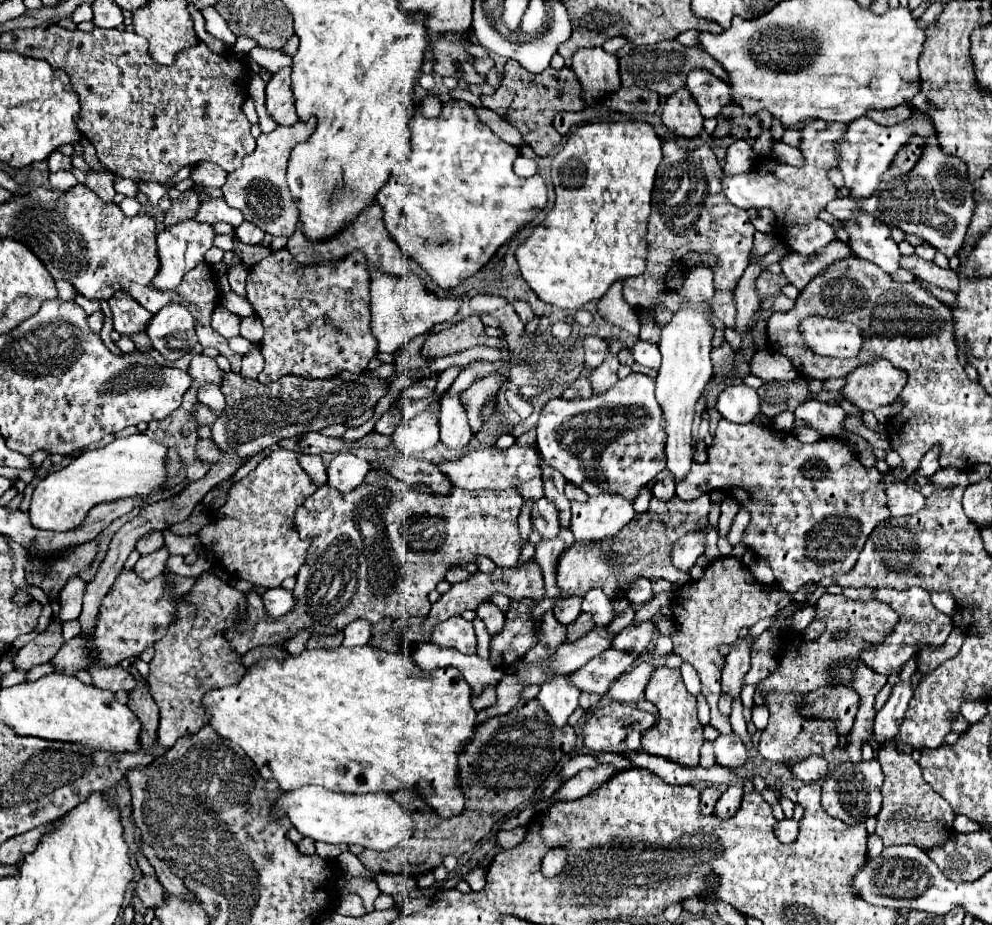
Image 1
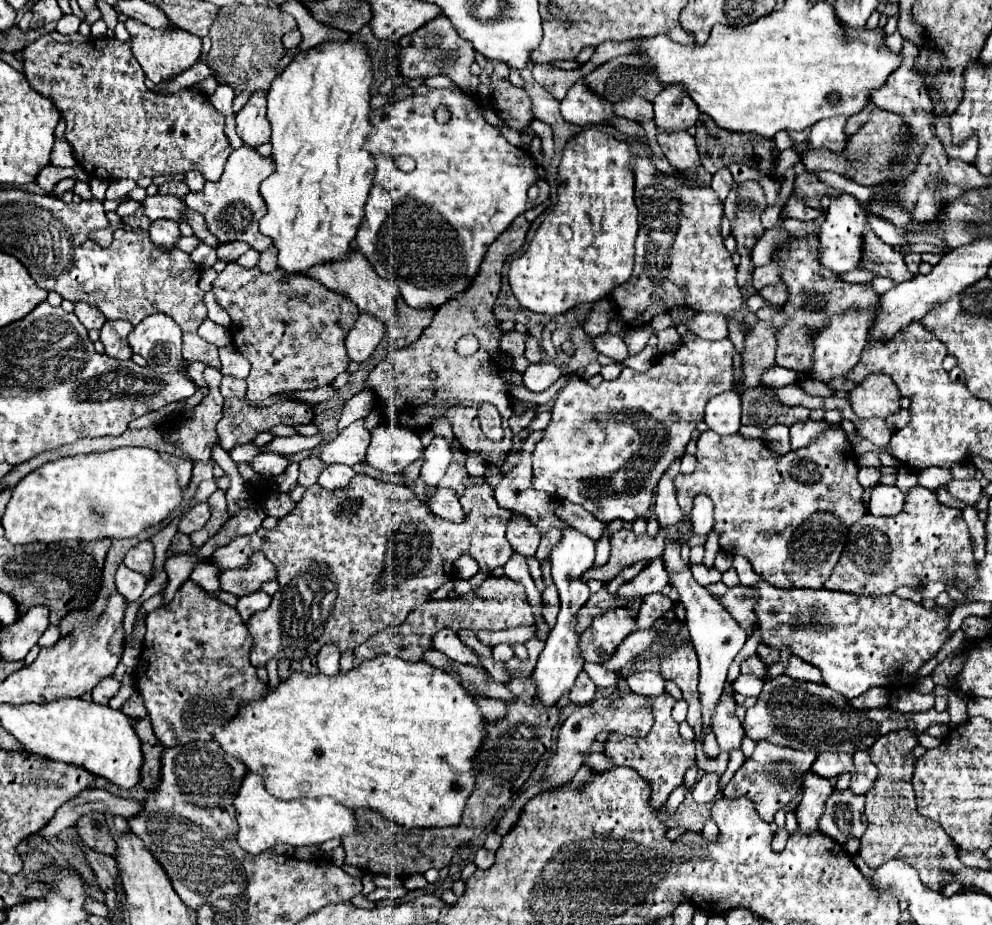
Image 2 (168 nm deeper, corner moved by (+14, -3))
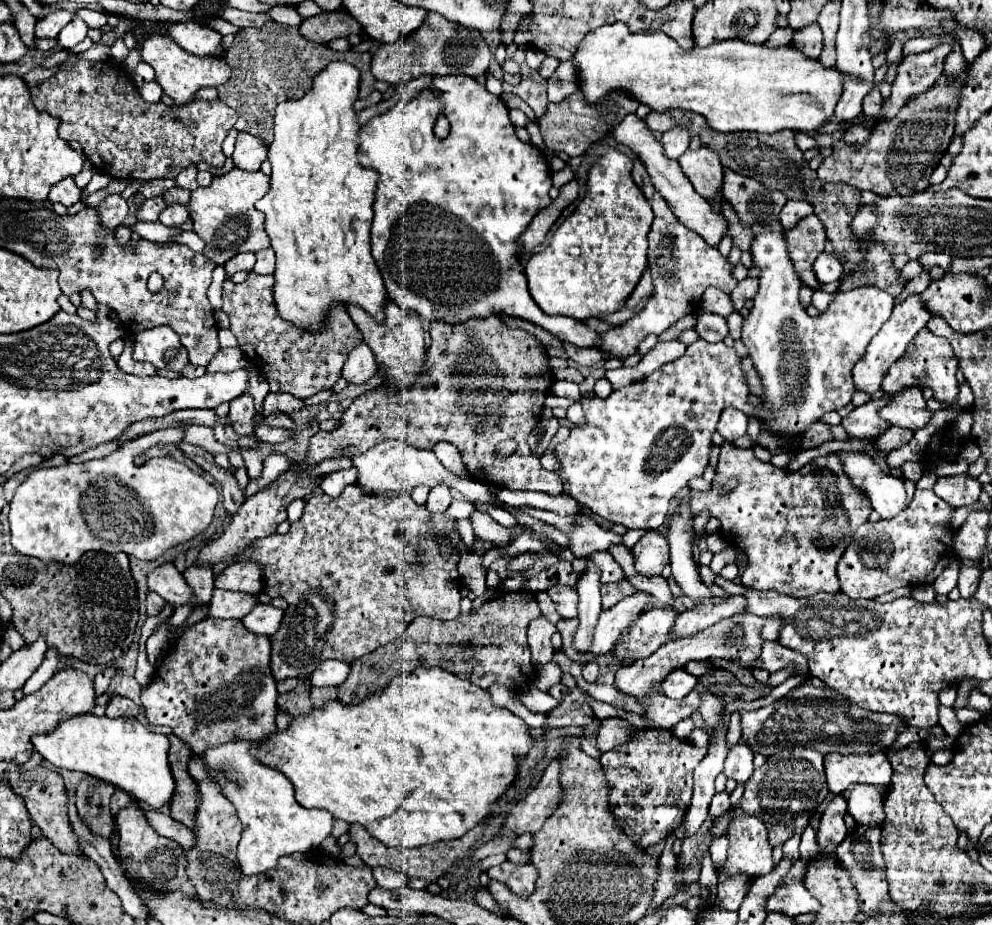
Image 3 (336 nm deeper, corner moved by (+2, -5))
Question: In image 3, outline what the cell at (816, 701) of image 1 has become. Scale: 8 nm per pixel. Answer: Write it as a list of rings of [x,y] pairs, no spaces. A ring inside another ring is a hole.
[[[814,680],[806,682],[800,688],[790,690],[784,698],[758,708],[758,710],[740,710],[742,740],[750,746],[754,754],[774,756],[782,750],[794,746],[814,748],[822,754],[840,752],[840,754],[872,754],[886,752],[900,732],[904,732],[904,722],[892,714],[872,714],[864,708],[848,702],[842,694],[832,688],[812,686]]]

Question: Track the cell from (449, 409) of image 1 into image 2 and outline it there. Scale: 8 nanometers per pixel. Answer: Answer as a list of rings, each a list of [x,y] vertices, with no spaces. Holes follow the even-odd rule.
[[[434,436],[430,446],[424,450],[424,466],[420,472],[420,478],[428,492],[438,486],[440,478],[444,476],[450,460],[452,460],[452,448],[444,436]]]

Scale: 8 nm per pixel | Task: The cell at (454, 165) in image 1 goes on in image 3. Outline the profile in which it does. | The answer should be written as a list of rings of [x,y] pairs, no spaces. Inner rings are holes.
[[[436,76],[428,90],[424,90],[416,98],[412,98],[410,102],[396,104],[386,114],[374,116],[370,122],[366,122],[360,128],[360,144],[358,144],[358,152],[356,152],[356,162],[362,164],[364,168],[376,170],[378,176],[380,176],[378,178],[378,190],[376,190],[376,202],[374,202],[374,220],[372,220],[372,256],[374,256],[374,260],[376,260],[376,264],[378,264],[382,276],[384,276],[388,296],[392,300],[396,300],[402,308],[408,308],[408,310],[416,312],[420,318],[442,320],[442,322],[448,322],[448,324],[460,324],[460,322],[466,322],[470,318],[488,318],[492,314],[498,314],[498,316],[506,314],[506,316],[528,320],[528,322],[544,328],[544,330],[548,330],[550,334],[554,334],[562,342],[570,342],[570,344],[582,346],[582,348],[596,346],[596,342],[598,342],[598,332],[596,330],[592,330],[586,324],[576,322],[574,318],[568,318],[568,316],[544,314],[536,306],[536,302],[532,302],[532,296],[528,294],[526,276],[524,276],[520,256],[518,256],[520,254],[518,238],[528,228],[532,218],[552,202],[550,196],[548,196],[548,192],[552,188],[552,180],[550,180],[550,174],[548,174],[550,168],[548,168],[546,154],[542,150],[538,150],[536,146],[518,140],[518,136],[514,132],[514,124],[508,118],[508,106],[502,102],[500,96],[490,94],[482,84],[478,84],[474,78],[468,78],[468,76]],[[440,114],[444,114],[450,122],[450,134],[444,140],[434,134],[434,124],[436,124]]]

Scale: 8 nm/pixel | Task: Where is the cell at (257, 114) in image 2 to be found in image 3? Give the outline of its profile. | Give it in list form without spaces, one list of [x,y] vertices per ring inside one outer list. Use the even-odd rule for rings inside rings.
[[[240,132],[236,138],[236,148],[232,154],[234,168],[256,172],[260,170],[260,164],[266,160],[266,146],[258,142],[258,138],[252,138],[248,132]]]

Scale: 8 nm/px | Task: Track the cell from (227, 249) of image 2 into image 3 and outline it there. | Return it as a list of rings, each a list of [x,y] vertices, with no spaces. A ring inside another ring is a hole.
[[[252,252],[238,254],[238,256],[234,256],[232,260],[228,260],[228,262],[224,264],[224,270],[228,272],[228,276],[232,276],[232,274],[236,274],[236,272],[242,272],[242,270],[250,272],[252,268],[254,268],[254,254],[252,254]]]

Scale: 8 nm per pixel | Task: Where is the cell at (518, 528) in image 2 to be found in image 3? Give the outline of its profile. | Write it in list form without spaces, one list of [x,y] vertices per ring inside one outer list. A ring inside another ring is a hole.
[[[526,552],[526,554],[520,554],[514,560],[510,560],[506,570],[508,572],[526,572],[526,570],[530,570],[534,566],[534,562],[536,562],[536,554]]]

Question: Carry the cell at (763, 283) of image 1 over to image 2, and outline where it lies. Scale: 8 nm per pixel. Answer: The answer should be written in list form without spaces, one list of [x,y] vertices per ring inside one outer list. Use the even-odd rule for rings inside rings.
[[[784,282],[776,284],[776,286],[764,286],[760,292],[758,292],[762,298],[774,302],[774,304],[784,304],[786,298],[788,298],[788,288]]]

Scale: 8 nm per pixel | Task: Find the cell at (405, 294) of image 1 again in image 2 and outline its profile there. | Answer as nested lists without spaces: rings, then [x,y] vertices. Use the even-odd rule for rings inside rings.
[[[360,312],[360,318],[356,320],[356,324],[346,336],[346,348],[350,360],[364,362],[374,352],[374,348],[382,342],[386,332],[388,326],[380,318],[368,312]]]

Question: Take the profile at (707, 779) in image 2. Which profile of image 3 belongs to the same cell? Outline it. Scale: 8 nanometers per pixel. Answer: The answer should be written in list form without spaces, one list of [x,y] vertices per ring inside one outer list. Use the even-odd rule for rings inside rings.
[[[720,792],[712,798],[712,806],[710,806],[710,816],[712,818],[718,818],[720,814],[728,812],[730,810],[730,798],[726,792]]]

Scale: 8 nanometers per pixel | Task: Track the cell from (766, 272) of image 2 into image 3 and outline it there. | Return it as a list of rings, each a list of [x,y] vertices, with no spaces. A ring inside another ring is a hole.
[[[746,278],[738,282],[738,286],[728,294],[734,304],[734,310],[740,310],[744,306],[744,300],[750,300],[756,294],[756,286],[758,286],[758,278]]]

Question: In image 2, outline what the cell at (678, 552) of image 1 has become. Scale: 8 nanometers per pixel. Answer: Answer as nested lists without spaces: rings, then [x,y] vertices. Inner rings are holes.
[[[664,558],[650,560],[648,566],[628,584],[618,590],[616,596],[620,598],[634,598],[634,596],[646,596],[652,592],[660,592],[666,584],[670,584],[668,570],[664,568]]]

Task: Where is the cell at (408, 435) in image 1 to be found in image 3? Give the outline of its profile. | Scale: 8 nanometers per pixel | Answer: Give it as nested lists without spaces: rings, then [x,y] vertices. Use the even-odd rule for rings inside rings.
[[[384,440],[378,446],[372,446],[366,454],[356,456],[354,466],[358,470],[358,480],[356,484],[364,490],[364,494],[402,494],[402,492],[410,492],[412,488],[424,484],[424,486],[438,486],[438,484],[446,484],[448,488],[458,490],[460,494],[464,494],[472,504],[482,502],[482,504],[490,504],[490,506],[504,506],[502,502],[498,502],[496,498],[492,498],[488,494],[488,486],[478,482],[478,480],[470,480],[470,478],[458,478],[452,472],[448,472],[438,458],[434,456],[432,450],[416,450],[400,440]]]

